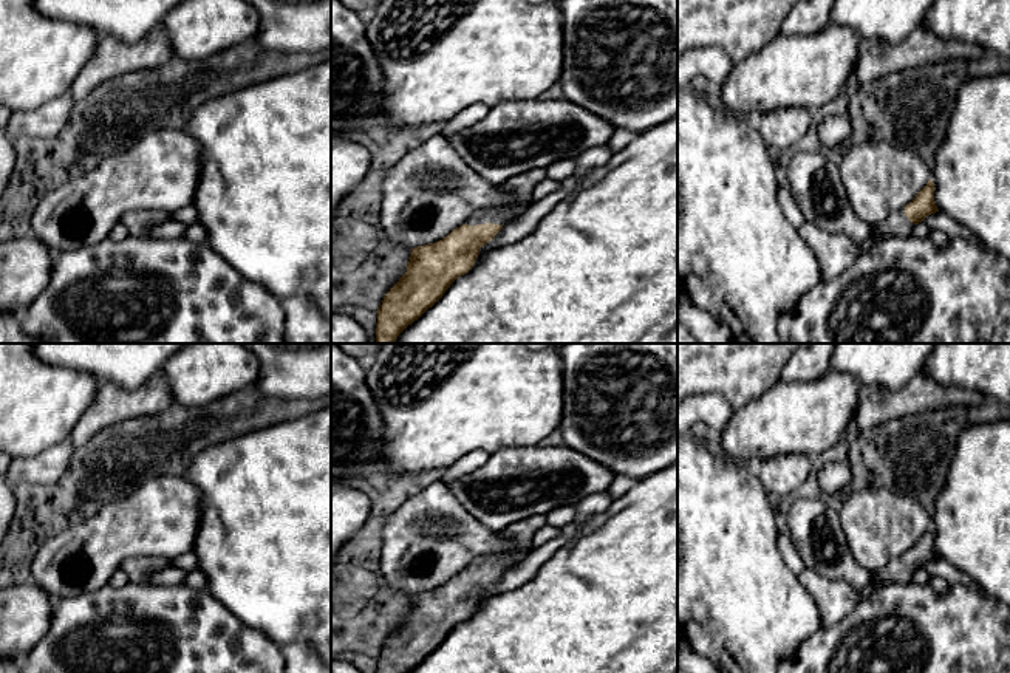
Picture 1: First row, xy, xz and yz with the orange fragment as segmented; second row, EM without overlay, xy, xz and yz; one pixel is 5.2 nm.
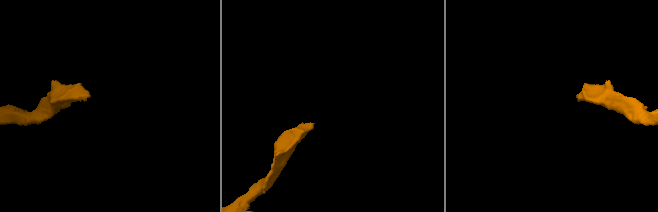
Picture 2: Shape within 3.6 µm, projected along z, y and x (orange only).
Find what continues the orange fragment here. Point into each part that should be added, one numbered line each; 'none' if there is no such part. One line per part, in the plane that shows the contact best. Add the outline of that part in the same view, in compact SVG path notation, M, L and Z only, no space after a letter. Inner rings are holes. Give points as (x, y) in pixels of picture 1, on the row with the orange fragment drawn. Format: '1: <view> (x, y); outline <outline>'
1: xz (520, 187); outline M529 170L500 183L500 187L510 195L510 203L504 209L486 209L472 217L467 224L506 224L512 220L514 214L531 200L534 187L544 178L546 175L543 172Z

